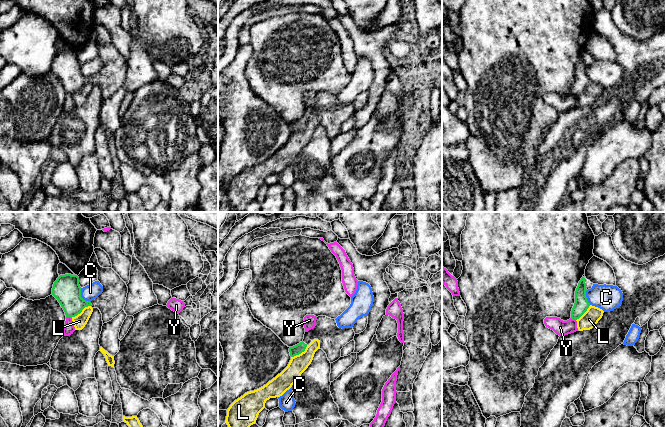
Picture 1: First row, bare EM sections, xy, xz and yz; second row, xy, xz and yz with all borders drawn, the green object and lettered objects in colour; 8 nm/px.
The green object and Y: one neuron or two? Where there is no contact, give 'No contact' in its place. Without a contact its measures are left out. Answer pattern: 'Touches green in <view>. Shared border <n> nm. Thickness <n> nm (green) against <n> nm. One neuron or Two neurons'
Touches green in xy. Shared border 50 nm. Thickness 220 nm (green) against 90 nm. Two neurons

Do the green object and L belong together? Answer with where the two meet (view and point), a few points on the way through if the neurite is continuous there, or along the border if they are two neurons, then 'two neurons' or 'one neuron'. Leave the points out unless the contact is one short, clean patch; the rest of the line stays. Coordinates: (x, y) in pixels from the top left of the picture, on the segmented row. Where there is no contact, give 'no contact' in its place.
xy (80, 312) | along xy (90, 305), (71, 317) | two neurons

